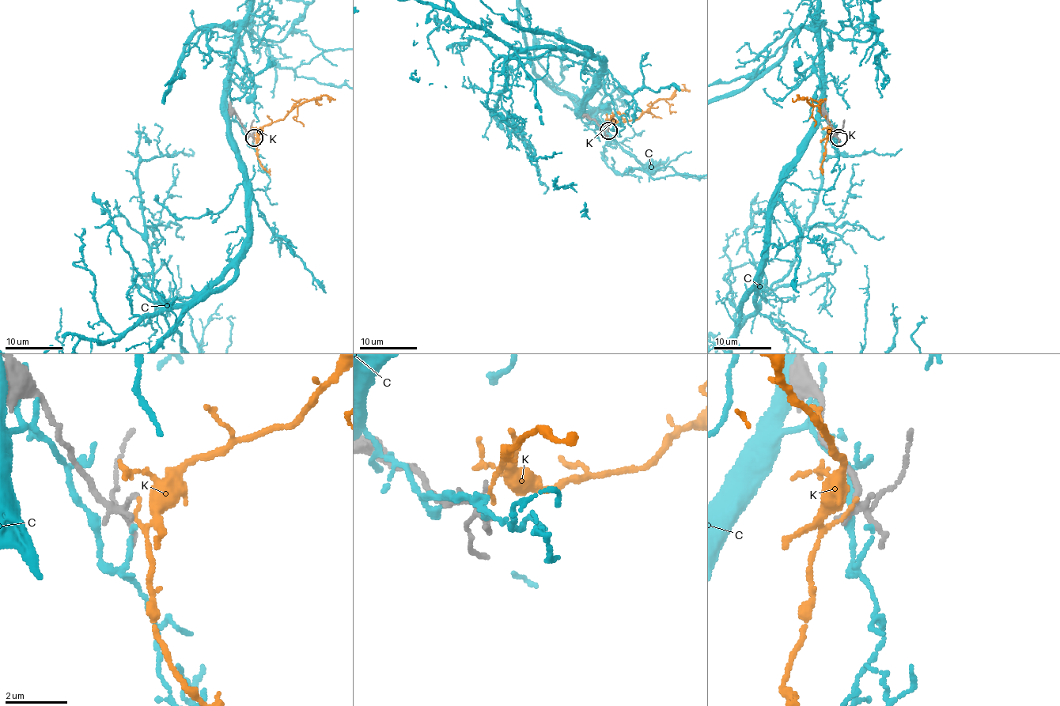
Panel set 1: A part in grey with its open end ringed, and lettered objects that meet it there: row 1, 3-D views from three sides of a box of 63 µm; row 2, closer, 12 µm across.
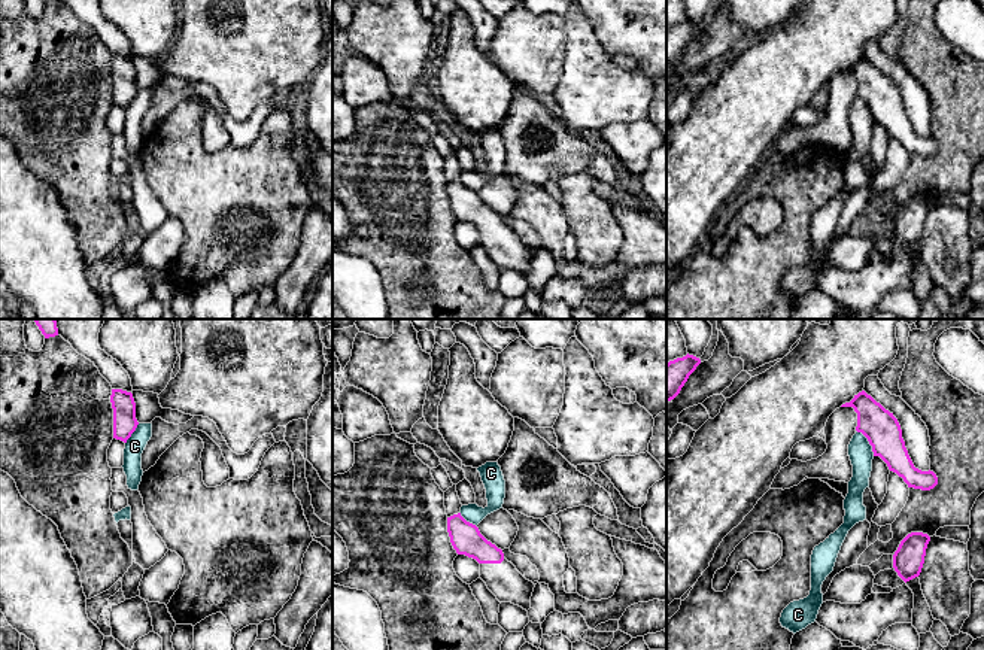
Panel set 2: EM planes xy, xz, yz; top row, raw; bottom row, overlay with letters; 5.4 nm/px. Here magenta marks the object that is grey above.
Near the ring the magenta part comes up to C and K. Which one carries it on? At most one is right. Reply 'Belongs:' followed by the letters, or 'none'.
Belongs: none

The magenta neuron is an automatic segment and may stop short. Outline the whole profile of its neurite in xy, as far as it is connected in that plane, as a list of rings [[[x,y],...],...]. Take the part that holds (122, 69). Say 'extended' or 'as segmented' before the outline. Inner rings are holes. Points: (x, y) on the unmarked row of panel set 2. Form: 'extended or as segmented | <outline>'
as segmented | [[[112,55],[110,69],[113,75],[113,104],[127,109],[139,91],[133,60]]]

